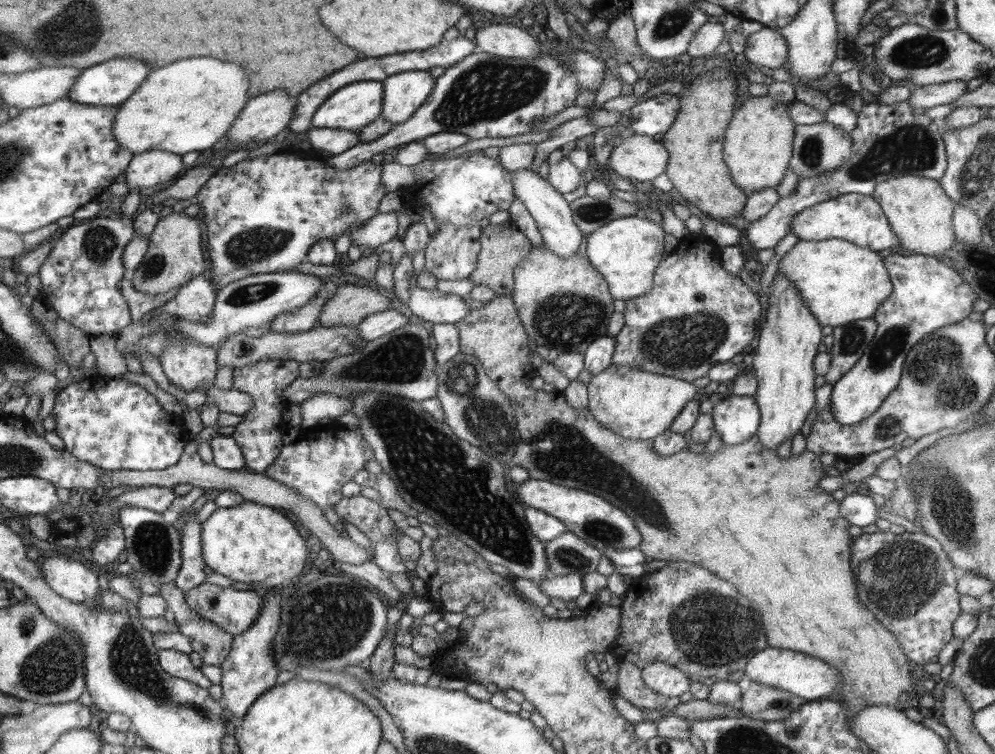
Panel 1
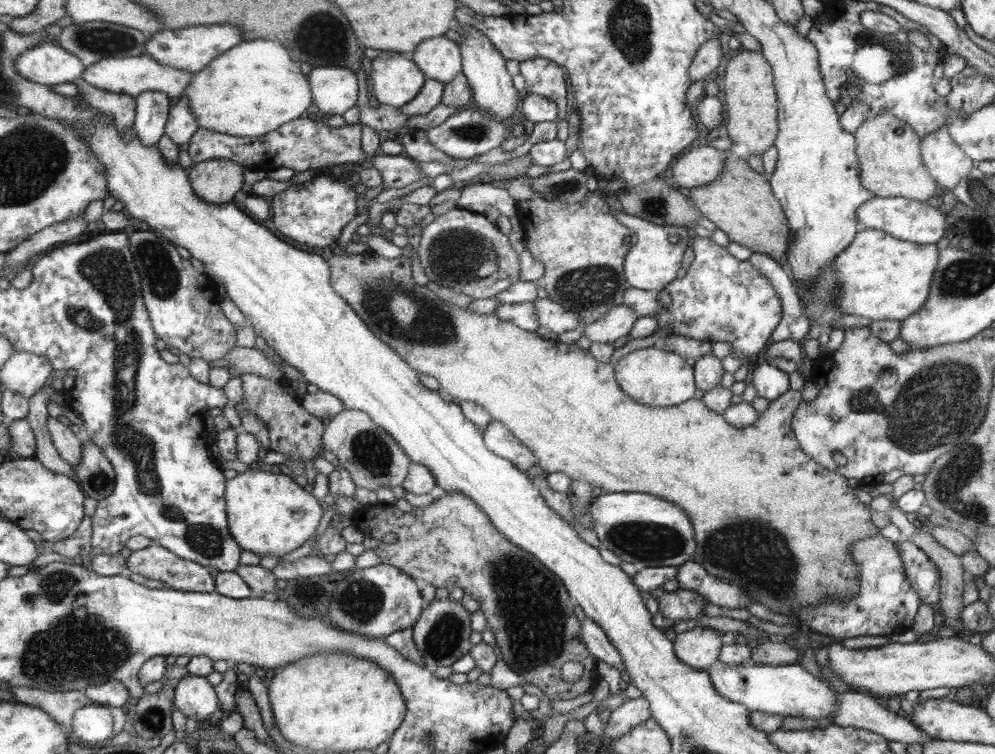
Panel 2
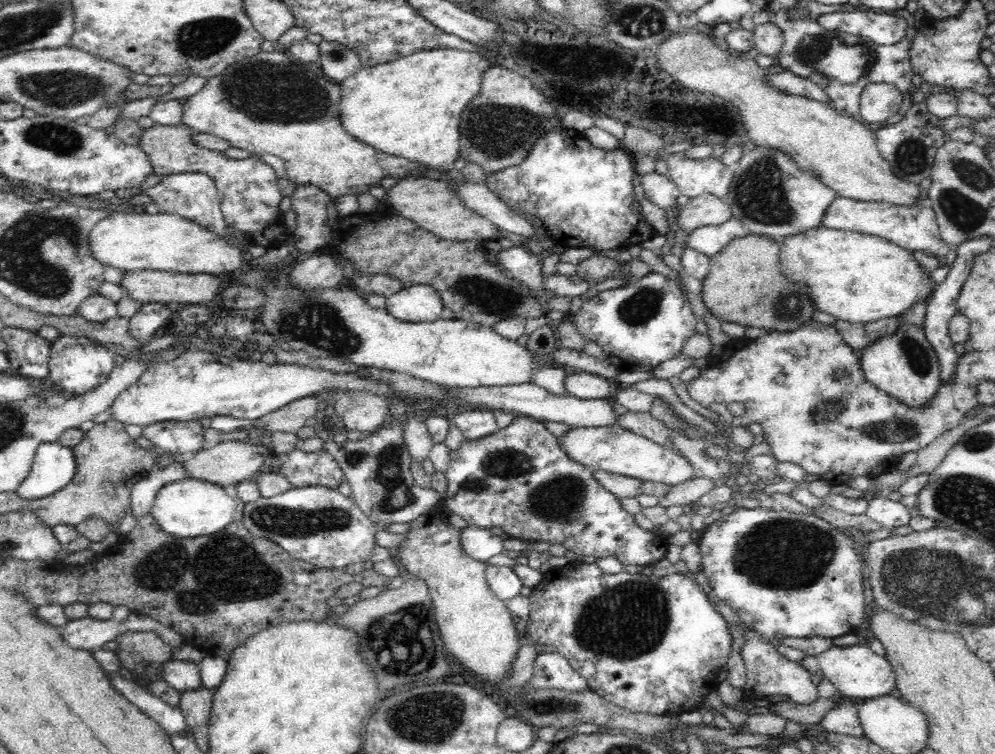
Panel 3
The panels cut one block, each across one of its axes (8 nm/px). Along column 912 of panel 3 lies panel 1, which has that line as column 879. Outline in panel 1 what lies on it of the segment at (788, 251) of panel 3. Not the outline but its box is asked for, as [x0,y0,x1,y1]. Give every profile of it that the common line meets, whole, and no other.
[779,240,893,326]

